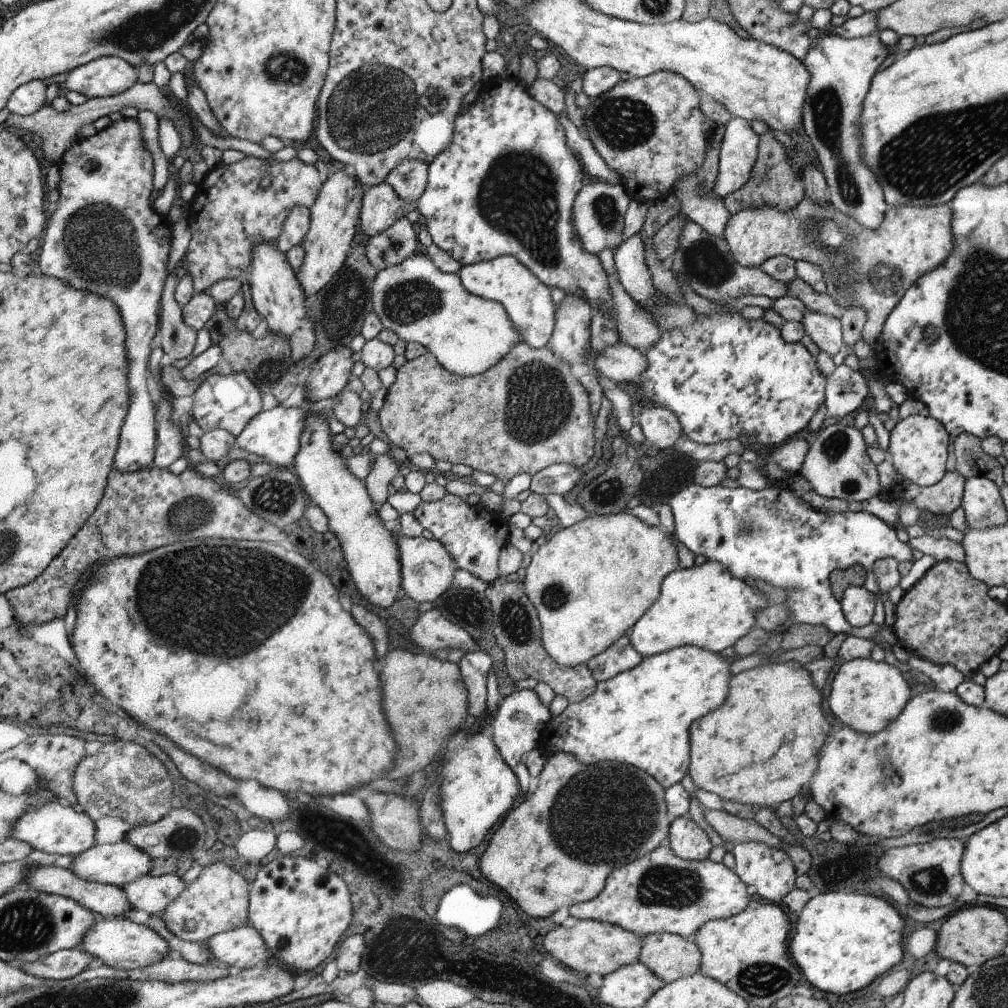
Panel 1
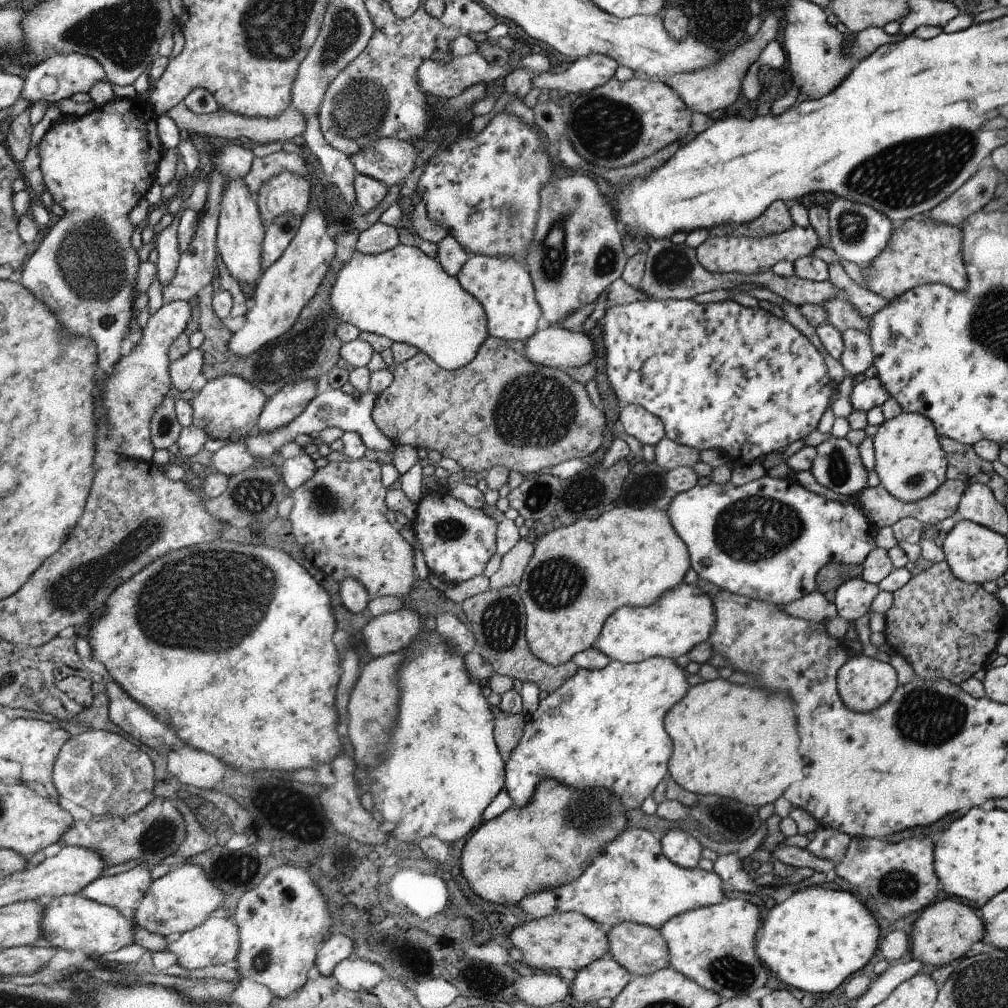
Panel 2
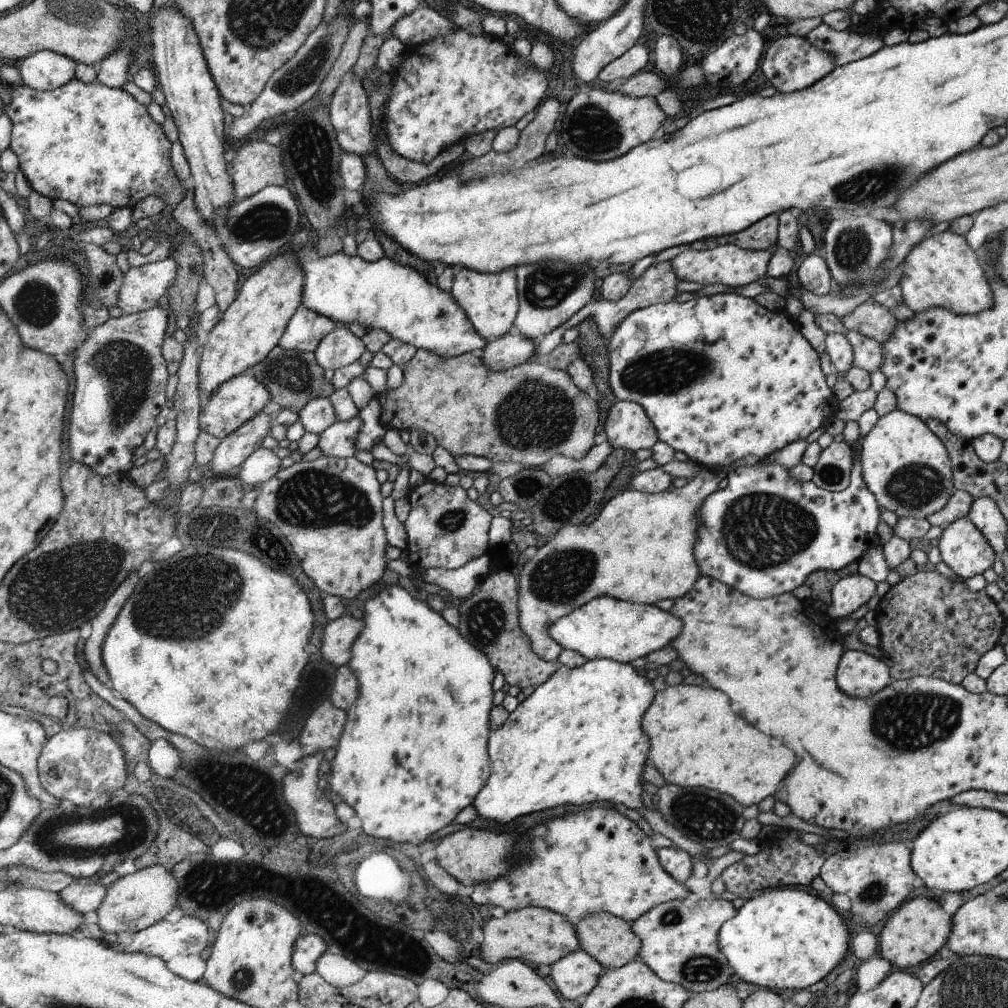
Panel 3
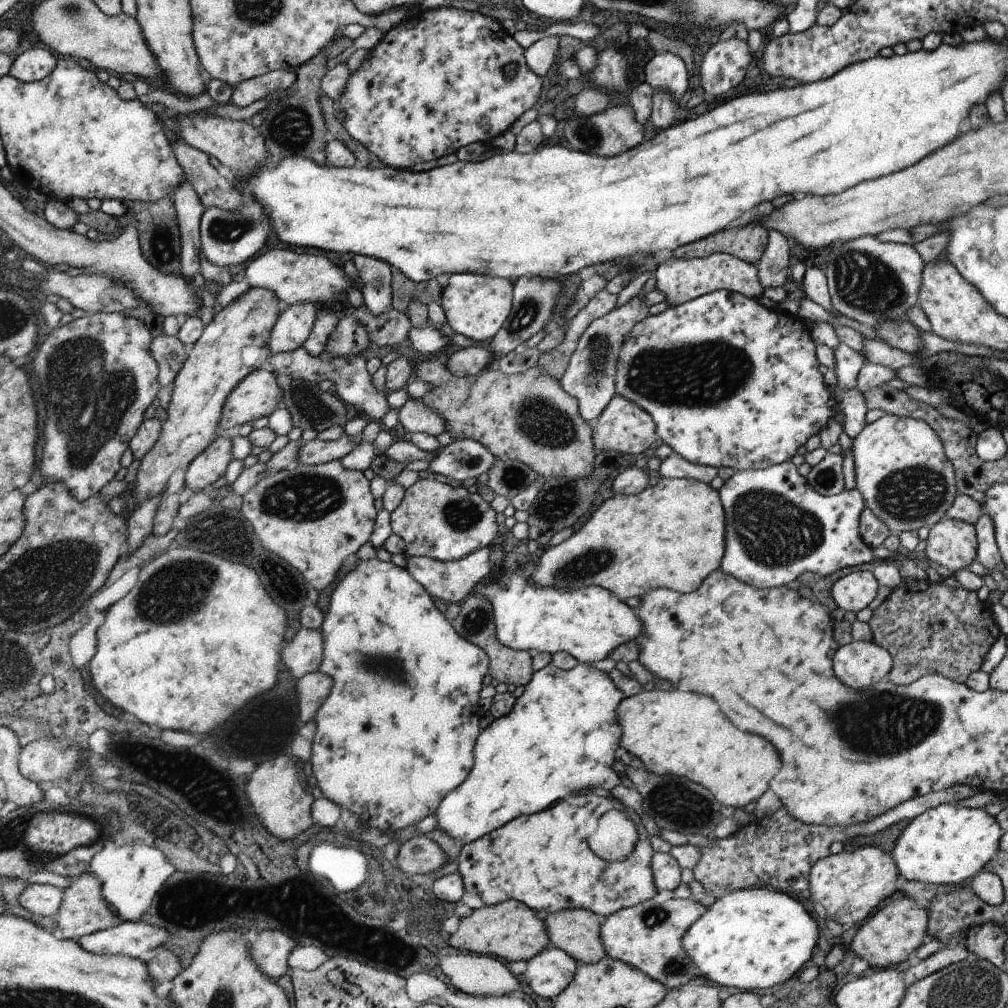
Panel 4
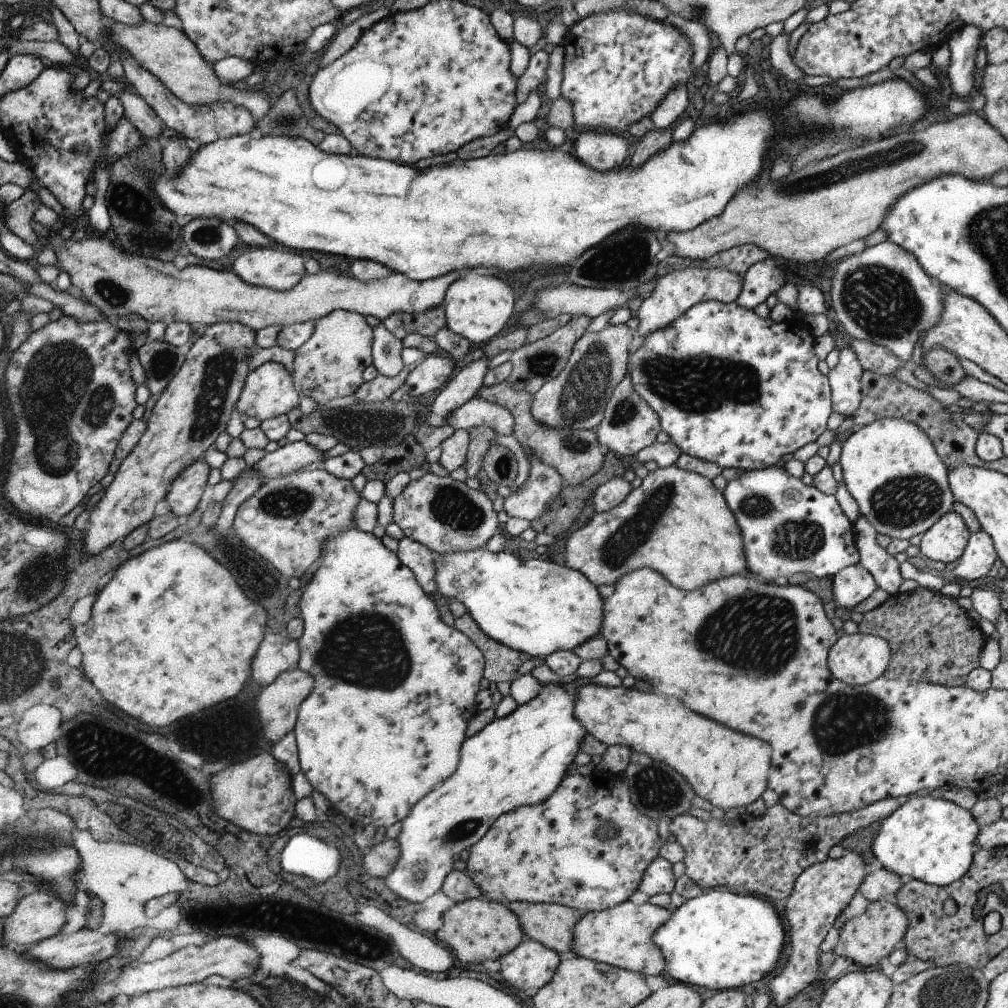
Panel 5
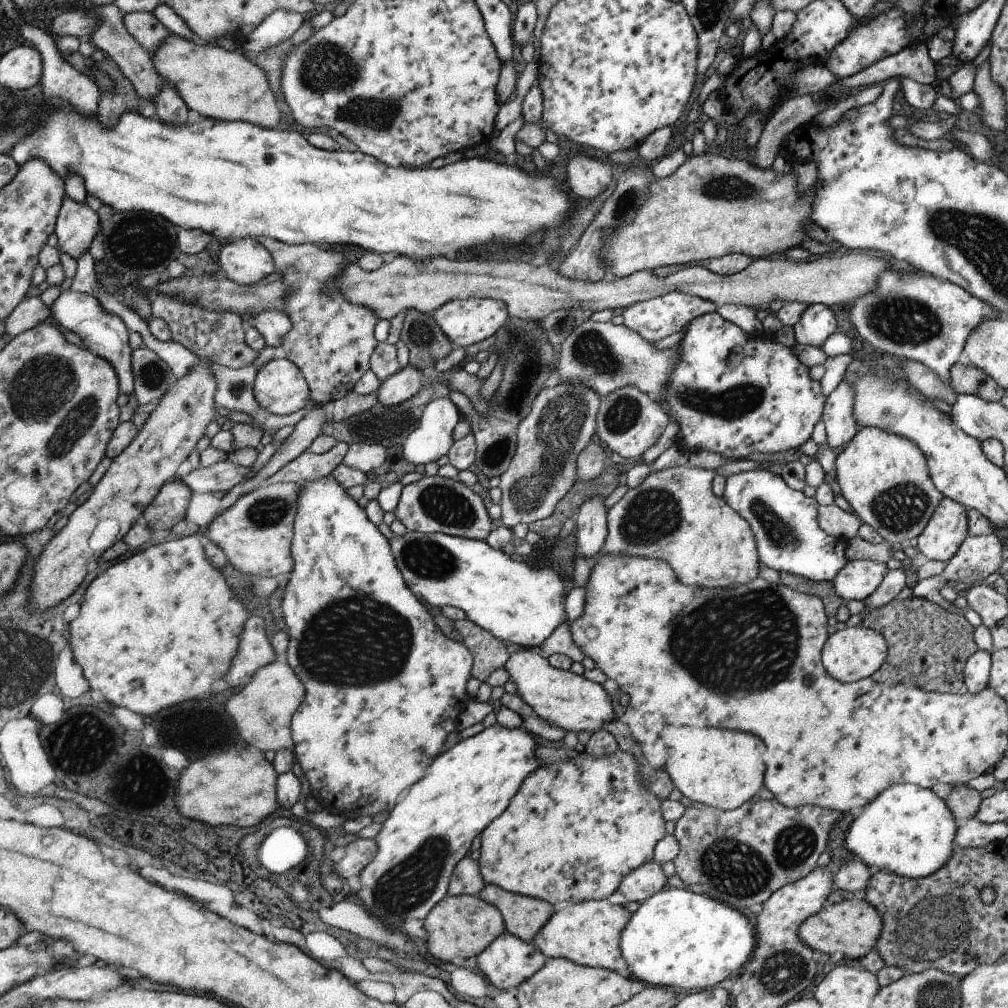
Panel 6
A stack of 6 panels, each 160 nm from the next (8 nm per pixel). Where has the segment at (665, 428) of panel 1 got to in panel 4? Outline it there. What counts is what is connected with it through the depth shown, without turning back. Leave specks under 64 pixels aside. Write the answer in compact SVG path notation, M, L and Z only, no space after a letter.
M616 394L609 407L601 414L593 428L593 445L603 451L615 451L619 454L646 454L655 446L657 440L656 424L649 412L637 403Z

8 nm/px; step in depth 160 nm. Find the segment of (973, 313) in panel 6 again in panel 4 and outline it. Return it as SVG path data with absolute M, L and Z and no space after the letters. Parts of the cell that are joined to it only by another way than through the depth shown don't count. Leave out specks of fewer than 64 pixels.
M864 234L835 245L830 252L825 276L833 308L872 330L878 330L884 320L908 321L906 312L919 306L918 292L926 266L912 244L880 242L876 235Z

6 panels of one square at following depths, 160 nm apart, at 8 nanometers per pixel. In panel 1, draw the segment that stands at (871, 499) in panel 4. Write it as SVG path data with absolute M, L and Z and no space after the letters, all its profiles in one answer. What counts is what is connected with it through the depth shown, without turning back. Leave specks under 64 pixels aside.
M908 416L898 421L890 431L890 444L886 455L898 472L903 476L904 484L916 484L922 488L928 488L942 480L947 473L946 462L948 460L948 444L950 444L949 432L932 416Z

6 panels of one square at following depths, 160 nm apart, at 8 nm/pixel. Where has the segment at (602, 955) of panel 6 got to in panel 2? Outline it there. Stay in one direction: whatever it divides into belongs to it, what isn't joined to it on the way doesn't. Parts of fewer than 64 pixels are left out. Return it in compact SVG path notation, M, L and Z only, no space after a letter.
M724 898L717 905L671 918L659 929L671 952L671 967L699 985L712 989L724 1001L749 997L750 992L768 987L771 972L755 951L755 937L762 920L758 907L740 898Z

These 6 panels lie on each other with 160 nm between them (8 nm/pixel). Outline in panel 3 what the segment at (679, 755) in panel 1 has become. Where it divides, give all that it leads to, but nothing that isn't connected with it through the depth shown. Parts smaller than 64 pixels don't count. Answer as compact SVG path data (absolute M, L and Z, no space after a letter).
M614 659L589 660L576 668L560 666L531 696L519 703L502 727L490 735L494 736L490 738L490 754L494 754L494 778L490 778L490 786L482 790L482 798L474 802L478 814L492 822L508 824L518 816L566 804L580 806L607 802L611 806L620 803L641 813L654 831L670 838L693 859L706 859L708 848L684 836L675 826L667 823L658 810L648 809L642 803L642 785L645 782L642 774L644 766L650 763L651 749L649 736L643 730L643 718L657 693L652 685L653 679L653 674Z

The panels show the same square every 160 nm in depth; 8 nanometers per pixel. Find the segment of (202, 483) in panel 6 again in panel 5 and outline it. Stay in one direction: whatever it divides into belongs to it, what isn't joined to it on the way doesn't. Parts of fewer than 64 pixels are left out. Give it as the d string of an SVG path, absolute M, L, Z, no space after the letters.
M305 440L303 441L296 441L288 443L284 446L281 446L278 450L266 454L264 458L262 458L258 463L253 465L252 467L246 467L236 478L234 478L233 483L235 483L235 480L244 472L244 471L258 471L264 478L264 481L275 479L276 477L280 477L281 475L287 475L290 473L295 473L298 471L301 471L303 468L306 467L318 467L323 466L325 461L325 452L321 451L319 448L316 448L315 446L312 446L311 444L308 444Z

